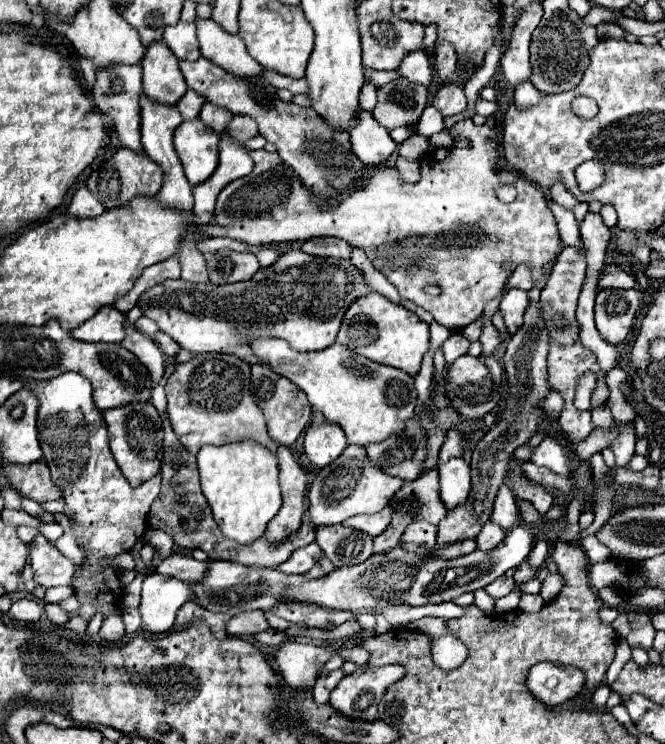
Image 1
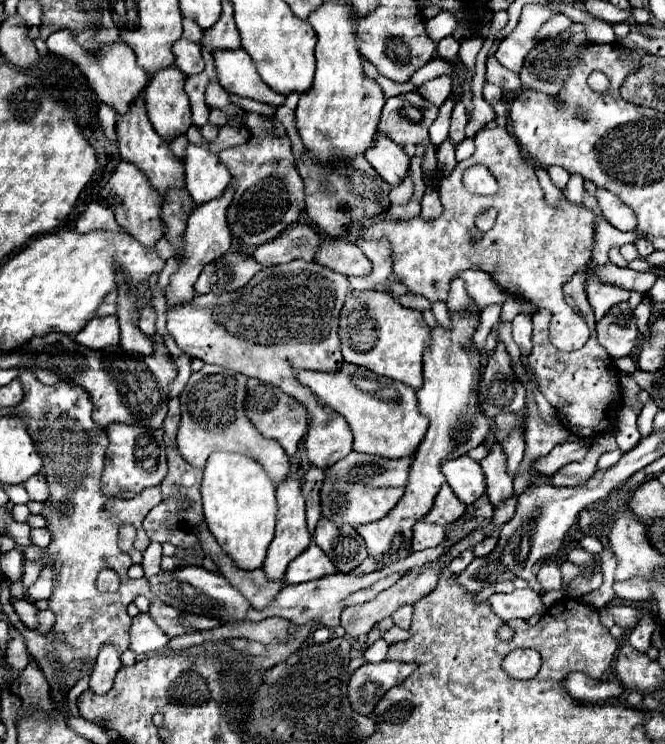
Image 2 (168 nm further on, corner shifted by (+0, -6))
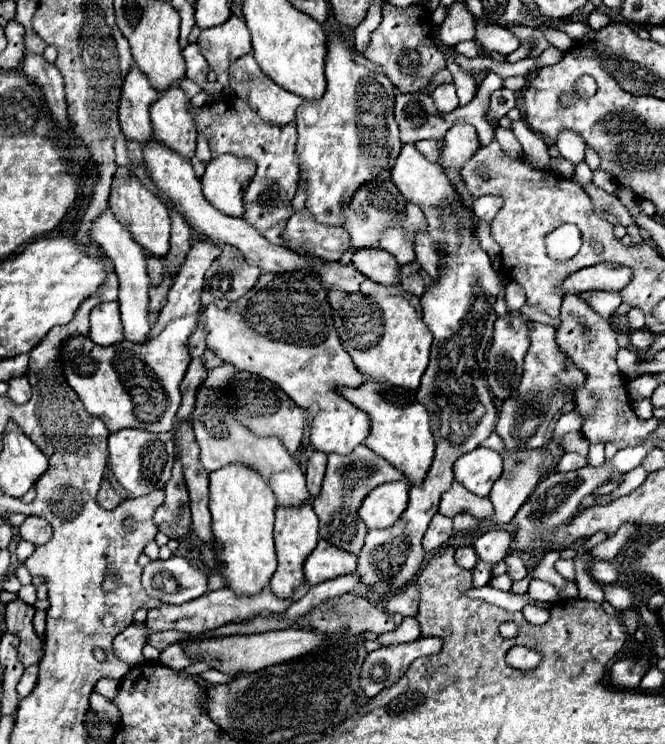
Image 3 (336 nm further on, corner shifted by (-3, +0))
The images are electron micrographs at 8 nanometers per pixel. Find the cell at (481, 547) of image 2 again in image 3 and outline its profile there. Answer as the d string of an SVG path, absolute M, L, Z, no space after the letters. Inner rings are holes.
M505 528L487 530L473 542L473 548L475 548L479 560L497 564L507 556L507 552L511 548L511 534Z

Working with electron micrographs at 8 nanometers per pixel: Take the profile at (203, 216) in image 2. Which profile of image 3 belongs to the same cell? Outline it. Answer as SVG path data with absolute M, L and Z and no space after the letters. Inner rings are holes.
M193 240L191 242L191 250L189 250L185 262L181 264L177 276L173 278L173 286L169 288L167 304L159 312L159 318L155 322L155 326L165 326L165 328L155 338L151 338L143 344L131 344L129 340L123 340L119 344L113 344L113 346L99 346L85 336L75 336L75 338L69 338L67 344L63 346L61 364L65 368L65 376L67 376L69 386L77 392L85 410L89 414L101 418L111 432L119 432L123 428L139 428L139 430L147 430L147 432L169 432L173 428L173 420L175 420L175 414L177 414L179 404L181 404L179 386L181 386L185 370L191 362L187 342L189 342L191 332L197 328L197 318L201 312L199 296L203 290L203 276L209 270L211 262L219 254L221 254L221 248L207 242L207 240Z

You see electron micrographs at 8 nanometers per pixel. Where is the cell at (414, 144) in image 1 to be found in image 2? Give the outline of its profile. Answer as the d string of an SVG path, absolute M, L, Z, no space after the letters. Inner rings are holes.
M406 176L396 188L390 190L390 202L394 202L394 204L406 204L410 200L412 192L414 192L412 190L412 178Z

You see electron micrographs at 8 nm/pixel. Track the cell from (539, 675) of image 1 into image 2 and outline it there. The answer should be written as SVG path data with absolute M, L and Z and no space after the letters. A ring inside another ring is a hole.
M570 672L562 686L572 700L584 702L584 704L604 702L604 700L608 700L612 696L620 696L624 692L624 688L620 686L618 680L602 682L602 680L594 680L590 676L586 676L584 672Z

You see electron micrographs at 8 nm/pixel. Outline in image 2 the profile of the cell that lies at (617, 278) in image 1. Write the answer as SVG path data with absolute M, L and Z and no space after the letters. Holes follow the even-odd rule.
M586 270L586 292L588 292L588 302L596 314L596 320L600 320L614 304L630 298L628 290L612 286L608 282L600 282L600 278L596 278L590 270Z

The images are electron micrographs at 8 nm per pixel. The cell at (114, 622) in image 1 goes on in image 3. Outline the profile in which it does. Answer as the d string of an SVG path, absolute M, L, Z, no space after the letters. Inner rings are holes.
M103 678L95 684L95 692L103 694L107 700L113 700L119 692L119 682L117 680L109 680L109 678Z

